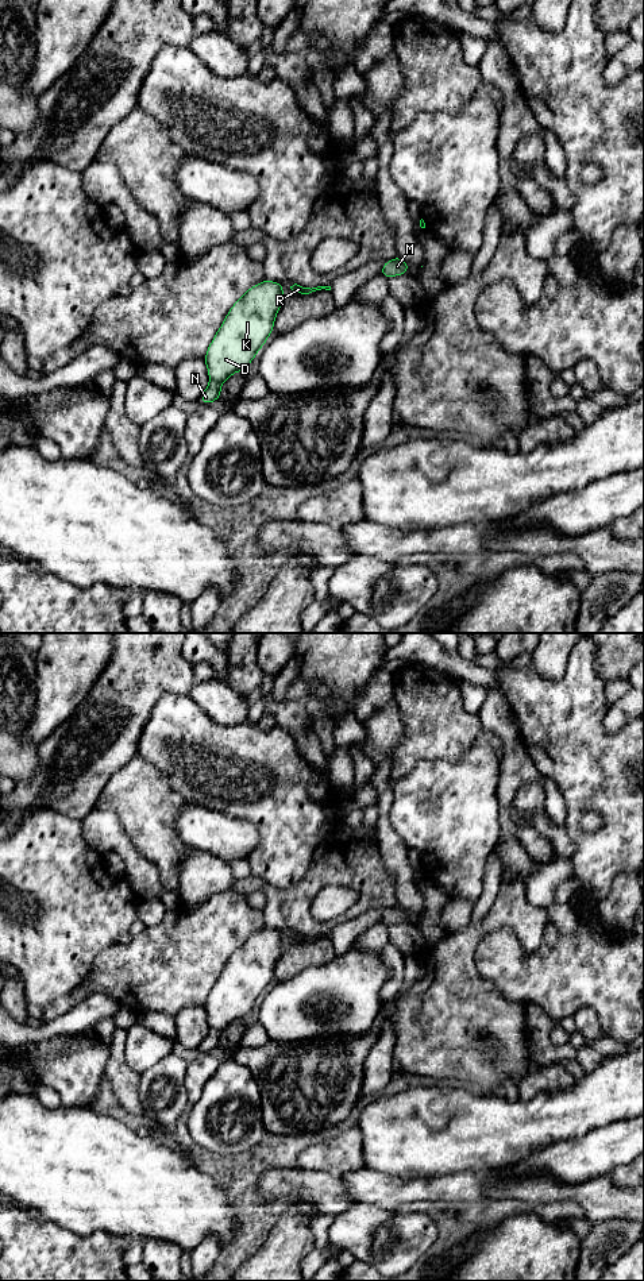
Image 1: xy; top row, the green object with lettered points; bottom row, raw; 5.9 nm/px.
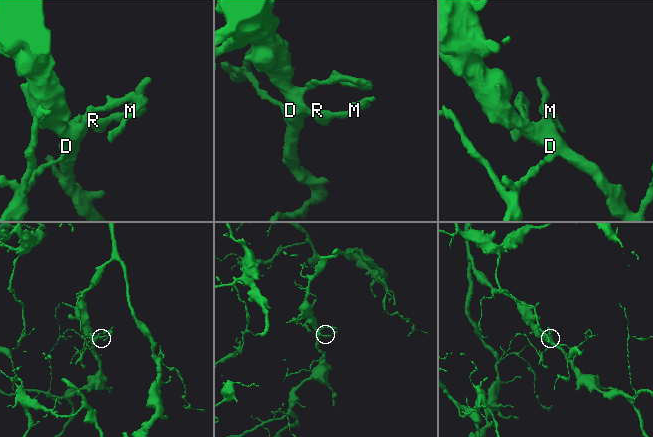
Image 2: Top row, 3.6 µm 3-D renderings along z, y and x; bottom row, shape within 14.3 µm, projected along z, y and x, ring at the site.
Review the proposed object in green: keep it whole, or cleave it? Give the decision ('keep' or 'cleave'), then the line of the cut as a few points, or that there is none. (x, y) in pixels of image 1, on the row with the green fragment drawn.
keep | no cut

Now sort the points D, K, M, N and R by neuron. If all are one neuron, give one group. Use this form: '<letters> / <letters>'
D K M N R

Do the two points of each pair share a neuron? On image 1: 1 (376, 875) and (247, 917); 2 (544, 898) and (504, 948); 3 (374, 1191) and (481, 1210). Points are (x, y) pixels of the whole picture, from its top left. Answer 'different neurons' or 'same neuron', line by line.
1: different neurons
2: different neurons
3: different neurons

